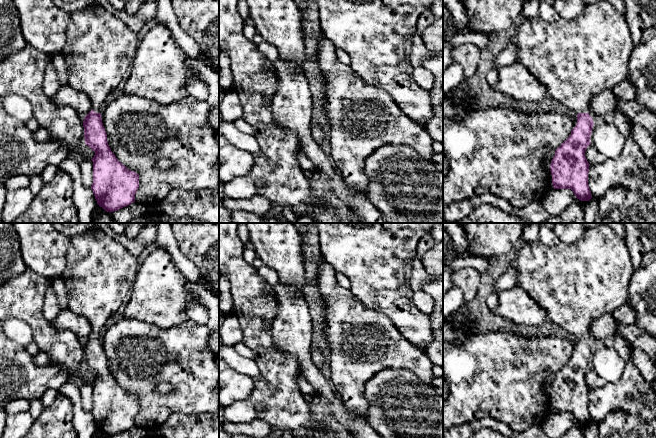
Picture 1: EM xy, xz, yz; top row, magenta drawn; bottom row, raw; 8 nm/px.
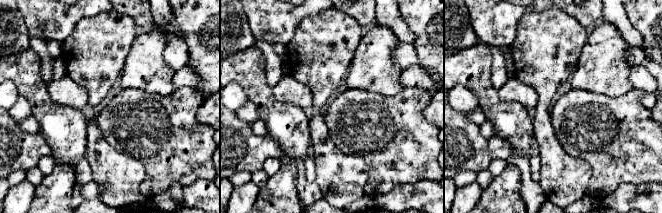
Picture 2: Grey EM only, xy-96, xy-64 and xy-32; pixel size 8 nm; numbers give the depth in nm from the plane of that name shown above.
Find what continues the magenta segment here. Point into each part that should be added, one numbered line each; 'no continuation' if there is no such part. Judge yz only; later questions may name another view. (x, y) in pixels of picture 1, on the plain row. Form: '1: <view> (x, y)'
1: yz (575, 284)

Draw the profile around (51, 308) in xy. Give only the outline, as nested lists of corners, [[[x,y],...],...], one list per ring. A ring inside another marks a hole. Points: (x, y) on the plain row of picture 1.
[[[52,282],[48,285],[44,298],[43,313],[44,316],[51,322],[60,312],[60,306],[55,295]]]

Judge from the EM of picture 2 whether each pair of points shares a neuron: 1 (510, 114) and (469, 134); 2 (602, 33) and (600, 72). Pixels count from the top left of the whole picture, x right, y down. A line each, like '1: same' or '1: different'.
1: different
2: same

